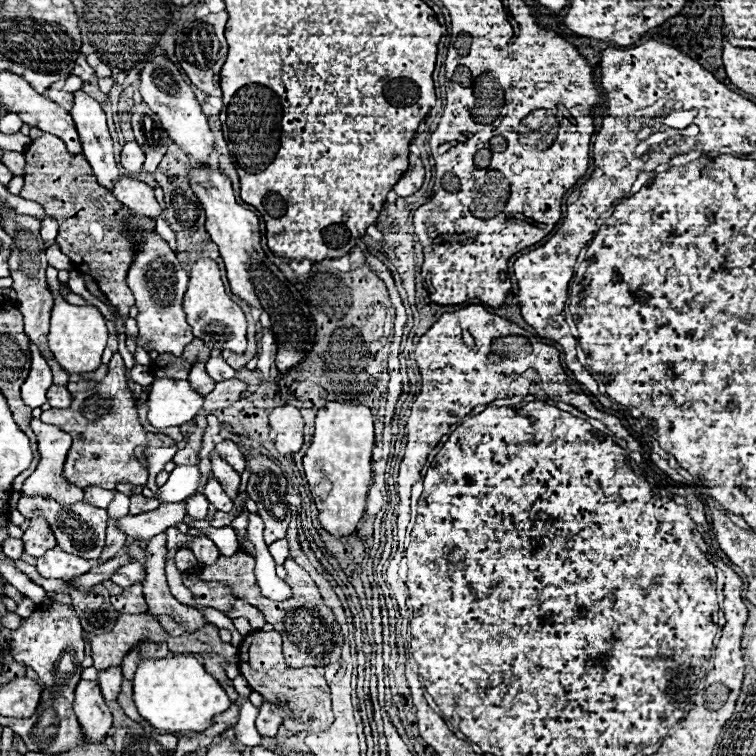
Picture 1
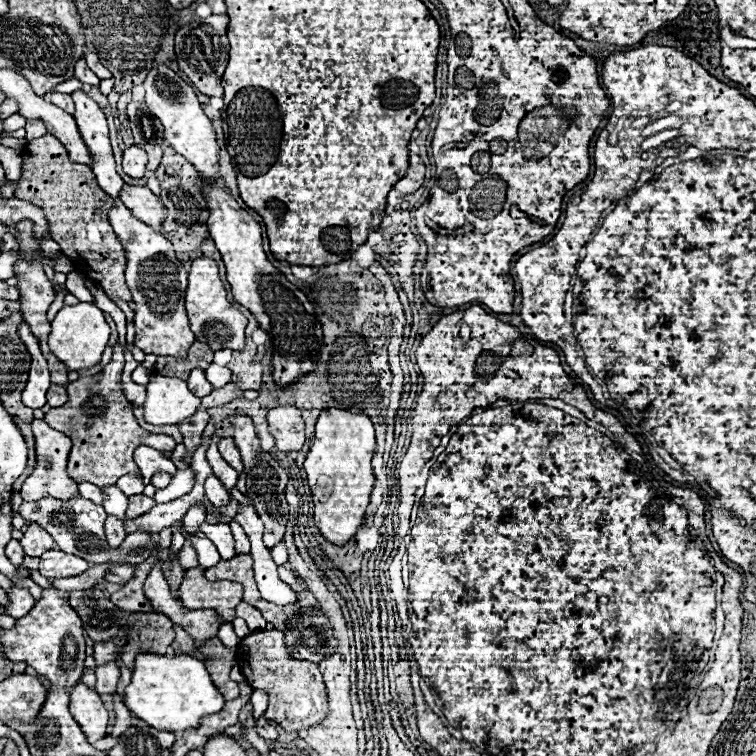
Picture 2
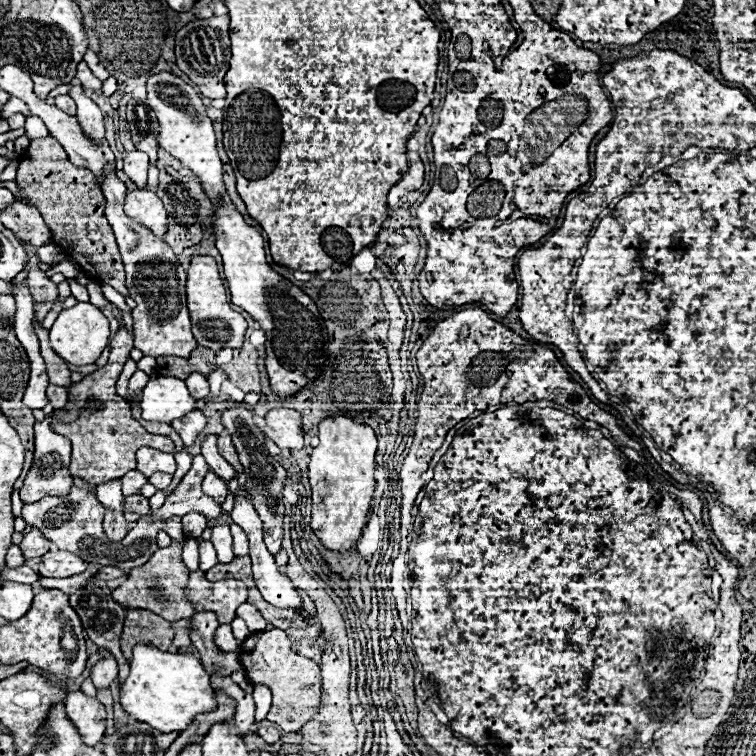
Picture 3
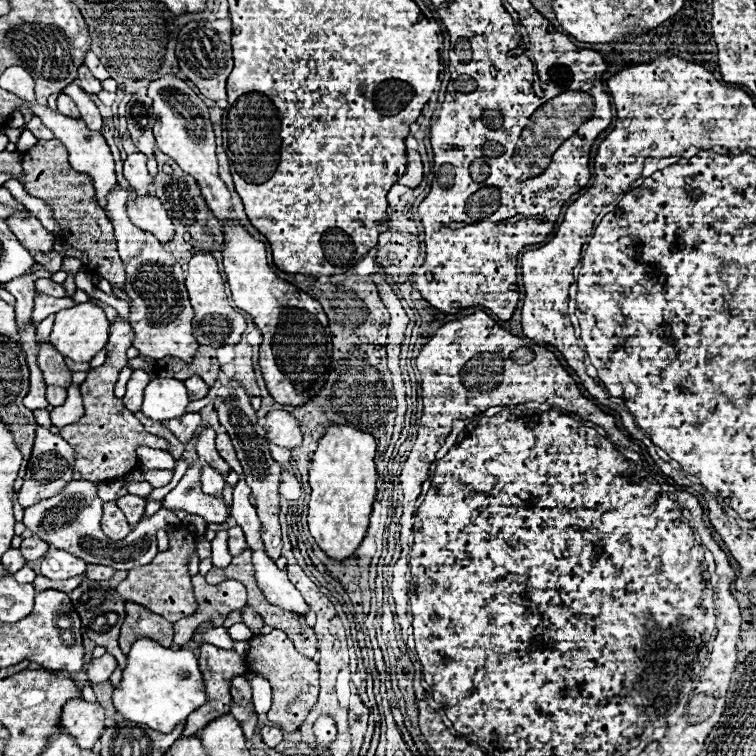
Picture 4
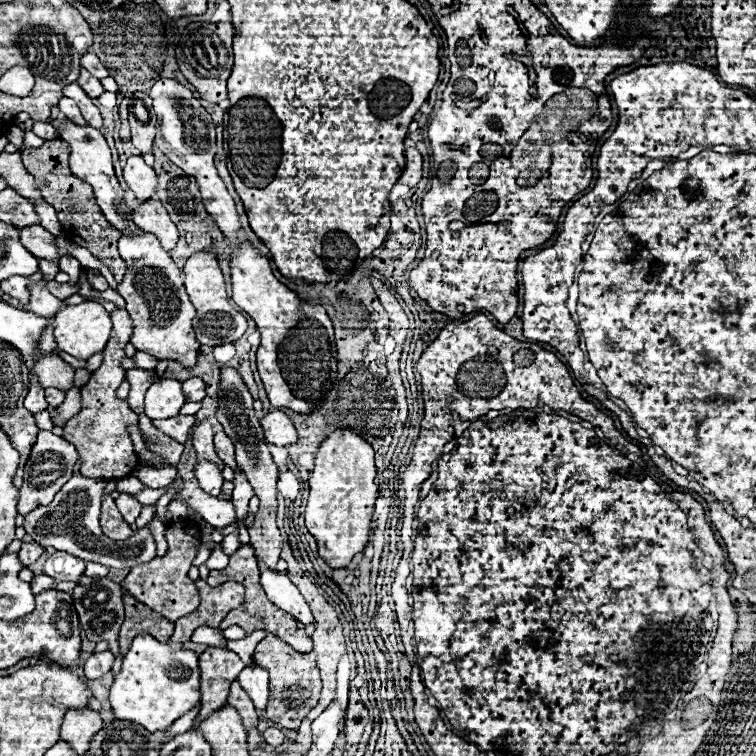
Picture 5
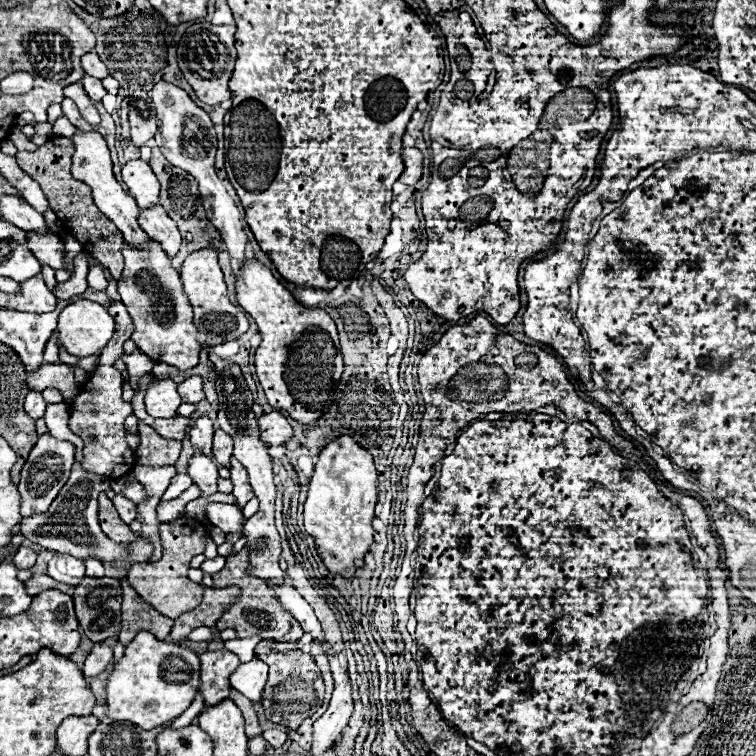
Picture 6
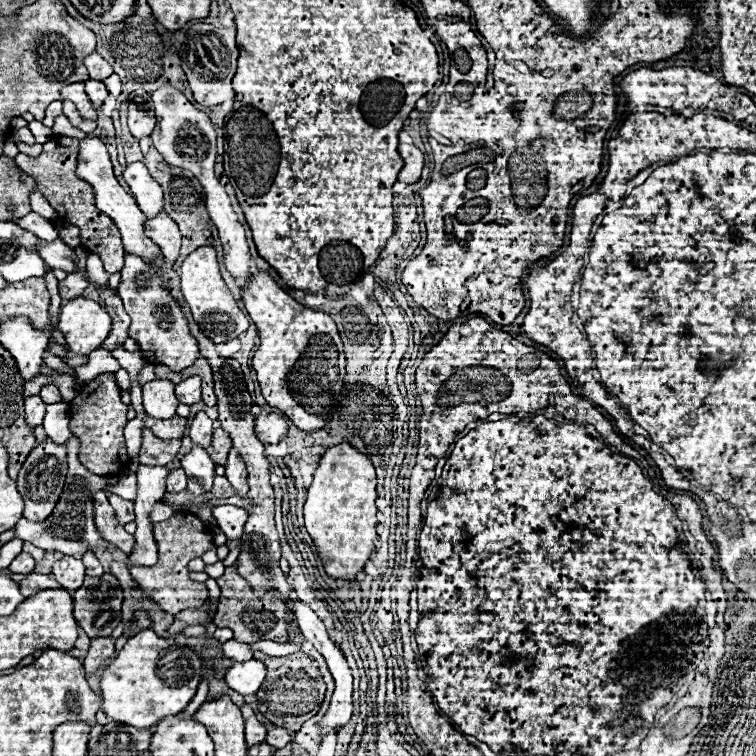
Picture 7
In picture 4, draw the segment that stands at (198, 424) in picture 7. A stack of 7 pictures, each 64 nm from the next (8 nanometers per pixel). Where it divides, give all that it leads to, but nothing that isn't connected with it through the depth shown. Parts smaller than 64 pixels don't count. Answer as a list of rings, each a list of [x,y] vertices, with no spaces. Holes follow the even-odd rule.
[[[202,428],[202,430],[200,430],[200,438],[198,438],[198,444],[196,444],[198,456],[200,456],[208,466],[212,466],[214,470],[218,470],[222,476],[228,476],[230,466],[216,454],[214,438],[216,438],[216,432],[214,432],[212,428]]]

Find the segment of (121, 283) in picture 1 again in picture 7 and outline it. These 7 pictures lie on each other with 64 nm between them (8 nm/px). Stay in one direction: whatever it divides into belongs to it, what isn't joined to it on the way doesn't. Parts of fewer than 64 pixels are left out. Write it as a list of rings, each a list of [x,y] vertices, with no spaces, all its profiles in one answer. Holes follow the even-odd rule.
[[[54,136],[50,142],[44,144],[44,150],[35,158],[24,153],[19,153],[14,159],[21,170],[26,174],[32,174],[36,178],[38,190],[48,198],[48,202],[54,206],[58,216],[80,228],[80,240],[86,252],[98,254],[102,258],[104,270],[108,274],[116,274],[124,266],[124,248],[120,232],[116,230],[116,224],[106,216],[100,214],[100,210],[94,206],[94,190],[88,186],[88,182],[80,180],[76,176],[76,156],[78,156],[78,140],[66,138],[66,136]]]

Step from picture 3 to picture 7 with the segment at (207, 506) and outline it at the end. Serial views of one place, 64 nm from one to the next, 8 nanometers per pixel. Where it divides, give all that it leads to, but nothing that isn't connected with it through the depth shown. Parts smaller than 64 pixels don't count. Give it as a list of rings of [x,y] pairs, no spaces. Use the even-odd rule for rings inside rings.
[[[212,506],[212,516],[216,520],[216,524],[222,528],[222,532],[226,534],[228,540],[238,540],[242,536],[244,530],[244,522],[248,518],[244,508],[238,506]]]

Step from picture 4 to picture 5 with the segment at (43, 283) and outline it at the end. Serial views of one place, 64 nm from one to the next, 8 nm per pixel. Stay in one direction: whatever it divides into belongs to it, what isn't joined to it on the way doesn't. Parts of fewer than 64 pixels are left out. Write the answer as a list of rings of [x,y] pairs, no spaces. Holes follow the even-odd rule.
[[[44,282],[44,284],[46,284],[46,288],[48,288],[52,294],[56,294],[56,296],[62,298],[62,300],[66,300],[66,298],[70,298],[72,294],[78,292],[78,284],[76,284],[76,286],[70,286],[70,284],[58,284],[58,282]]]

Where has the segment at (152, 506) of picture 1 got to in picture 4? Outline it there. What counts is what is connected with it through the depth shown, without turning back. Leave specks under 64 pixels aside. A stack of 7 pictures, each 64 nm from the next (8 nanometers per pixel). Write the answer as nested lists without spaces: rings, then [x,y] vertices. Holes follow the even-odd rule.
[[[126,494],[118,500],[118,508],[124,512],[124,516],[130,524],[136,524],[144,516],[146,500],[140,496],[134,496],[134,494]]]

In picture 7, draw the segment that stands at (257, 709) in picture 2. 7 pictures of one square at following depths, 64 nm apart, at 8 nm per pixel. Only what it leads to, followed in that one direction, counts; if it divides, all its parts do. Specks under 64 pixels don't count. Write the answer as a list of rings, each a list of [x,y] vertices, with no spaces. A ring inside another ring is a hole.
[[[254,658],[248,662],[236,662],[226,674],[228,686],[242,696],[256,696],[264,678],[266,666]]]

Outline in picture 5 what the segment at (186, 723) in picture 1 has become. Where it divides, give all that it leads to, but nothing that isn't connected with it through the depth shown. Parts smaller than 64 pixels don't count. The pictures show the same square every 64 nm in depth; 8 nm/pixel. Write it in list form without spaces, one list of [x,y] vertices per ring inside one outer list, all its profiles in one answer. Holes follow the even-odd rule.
[[[150,634],[134,638],[122,660],[122,670],[110,688],[110,704],[114,716],[144,726],[150,732],[166,732],[174,720],[190,712],[200,702],[200,670],[198,654],[184,648],[162,644]]]

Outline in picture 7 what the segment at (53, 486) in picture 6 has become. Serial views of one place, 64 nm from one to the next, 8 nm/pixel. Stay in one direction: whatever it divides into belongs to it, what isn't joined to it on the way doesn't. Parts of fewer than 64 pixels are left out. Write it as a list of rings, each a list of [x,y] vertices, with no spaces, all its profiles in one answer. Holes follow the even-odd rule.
[[[52,440],[38,442],[38,446],[28,454],[20,474],[18,474],[18,492],[24,498],[24,518],[28,520],[44,520],[52,514],[66,482],[68,472],[68,450],[66,444],[56,444]]]

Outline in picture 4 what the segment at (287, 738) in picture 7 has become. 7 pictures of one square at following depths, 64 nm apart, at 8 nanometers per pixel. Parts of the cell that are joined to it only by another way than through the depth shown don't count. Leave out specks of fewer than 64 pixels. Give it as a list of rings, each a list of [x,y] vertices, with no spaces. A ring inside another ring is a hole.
[[[264,726],[264,728],[260,730],[260,734],[262,734],[262,740],[264,740],[270,748],[274,748],[278,742],[282,742],[282,732],[280,732],[280,728]]]

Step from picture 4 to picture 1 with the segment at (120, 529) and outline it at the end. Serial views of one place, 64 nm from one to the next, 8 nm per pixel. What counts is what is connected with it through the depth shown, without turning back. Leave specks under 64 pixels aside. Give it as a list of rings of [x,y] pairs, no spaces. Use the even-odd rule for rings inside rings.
[[[110,520],[108,522],[108,530],[106,530],[106,546],[104,546],[102,556],[98,558],[98,564],[114,558],[124,548],[124,544],[126,544],[126,536],[116,528],[114,520]]]

